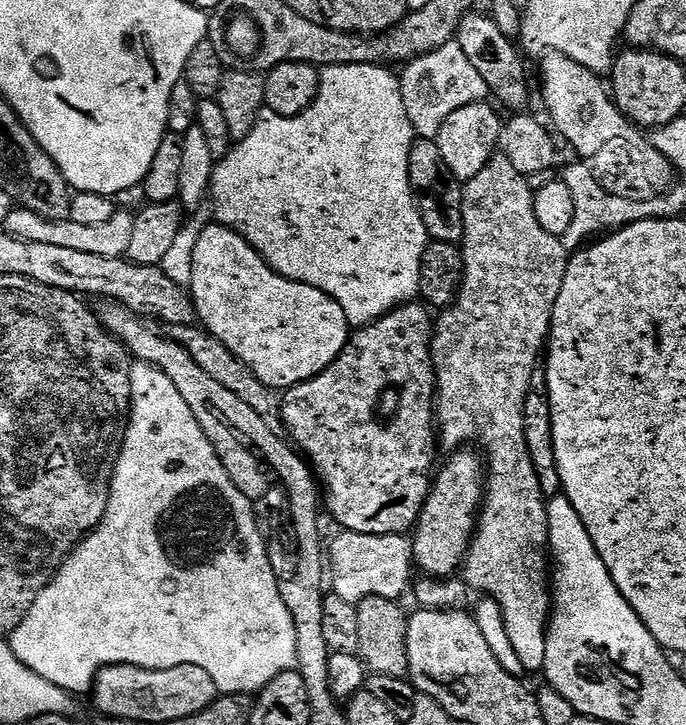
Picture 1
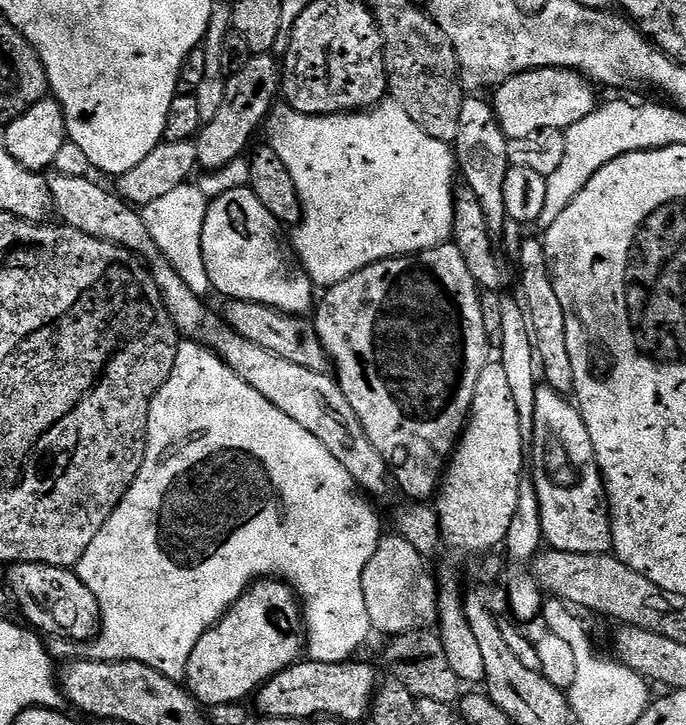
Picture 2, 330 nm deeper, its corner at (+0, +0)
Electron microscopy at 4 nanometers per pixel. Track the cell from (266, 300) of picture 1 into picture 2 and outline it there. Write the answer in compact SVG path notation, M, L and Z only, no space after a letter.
M251 187L235 188L226 194L217 196L215 200L211 201L208 206L208 213L206 214L206 222L202 226L202 254L206 262L206 274L208 275L209 285L213 289L216 288L221 292L221 297L230 300L249 300L250 302L258 302L262 306L270 306L279 312L289 312L291 316L304 316L311 313L314 308L314 296L312 300L312 280L308 277L308 272L302 265L296 261L296 256L292 253L290 245L284 241L285 229L274 218L274 214L270 214L270 210L266 210L266 206L262 206L262 202L258 202L258 198L252 193Z

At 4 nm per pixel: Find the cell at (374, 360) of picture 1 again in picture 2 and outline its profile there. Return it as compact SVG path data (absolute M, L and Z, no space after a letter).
M454 242L439 244L416 252L412 256L396 256L393 260L379 260L357 272L347 273L324 297L319 297L314 308L314 323L316 333L326 350L331 367L334 369L334 379L339 384L342 394L346 394L346 402L350 402L358 422L362 422L362 430L366 430L366 438L374 445L374 450L382 454L392 471L395 487L405 492L412 502L424 502L439 489L446 467L446 461L456 451L456 442L468 423L474 402L474 386L478 386L478 374L490 363L490 345L486 338L486 326L482 318L480 305L481 289L478 287L474 274L470 274L466 266L466 258L462 258L462 250Z

